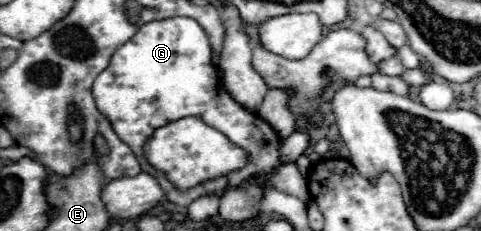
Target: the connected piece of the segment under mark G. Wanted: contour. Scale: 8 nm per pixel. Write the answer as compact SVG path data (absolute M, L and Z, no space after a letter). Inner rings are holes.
M168 18L144 24L124 46L116 50L108 68L94 80L92 94L98 110L108 118L114 132L124 140L136 154L140 166L150 176L156 176L158 184L164 188L166 200L176 206L188 206L204 194L224 196L228 190L238 188L254 178L260 188L276 188L278 192L300 198L310 206L312 198L308 194L306 178L300 174L296 162L280 162L280 136L276 130L262 120L256 112L246 110L238 104L222 84L220 70L212 64L212 46L208 34L192 18ZM196 116L208 126L214 126L226 134L234 144L242 146L250 154L250 164L242 170L224 176L222 180L204 182L186 192L178 192L162 172L154 170L142 156L142 146L152 132L168 122Z

